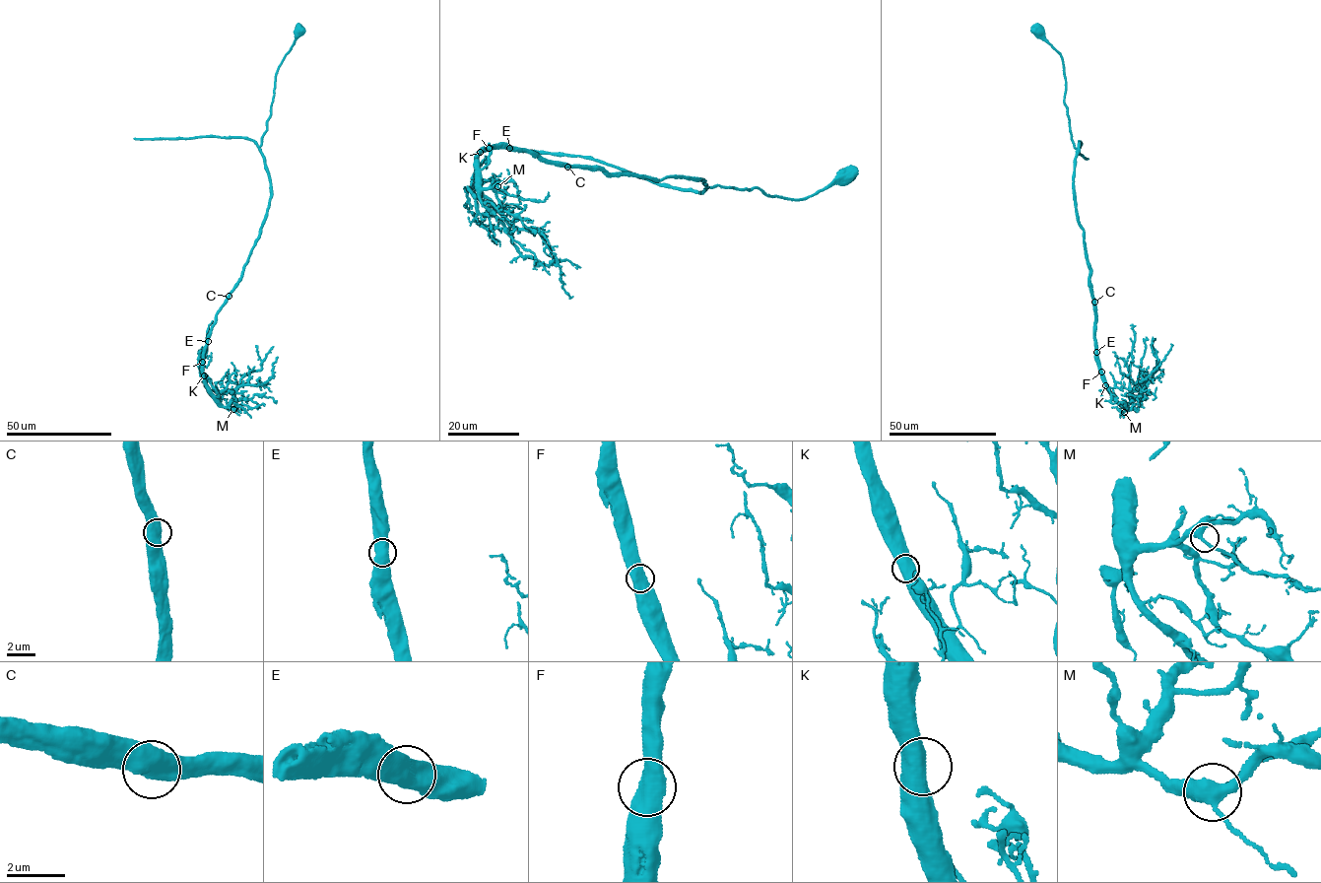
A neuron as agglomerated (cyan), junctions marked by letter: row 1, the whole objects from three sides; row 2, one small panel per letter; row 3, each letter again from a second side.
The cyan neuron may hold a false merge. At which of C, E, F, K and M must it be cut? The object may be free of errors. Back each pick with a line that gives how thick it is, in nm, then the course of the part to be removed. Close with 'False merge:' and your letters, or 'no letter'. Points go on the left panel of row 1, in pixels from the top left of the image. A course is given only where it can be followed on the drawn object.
False merge: no letter

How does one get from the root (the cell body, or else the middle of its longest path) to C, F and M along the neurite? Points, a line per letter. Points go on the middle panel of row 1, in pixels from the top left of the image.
C: (846, 173), (798, 199), (755, 187), (704, 189), (702, 180), (681, 175), (661, 180), (567, 167)
F: (846, 173), (798, 199), (755, 187), (704, 189), (702, 180), (681, 175), (658, 179), (489, 148)
M: (846, 173), (798, 199), (485, 147), (477, 180), (497, 186)

